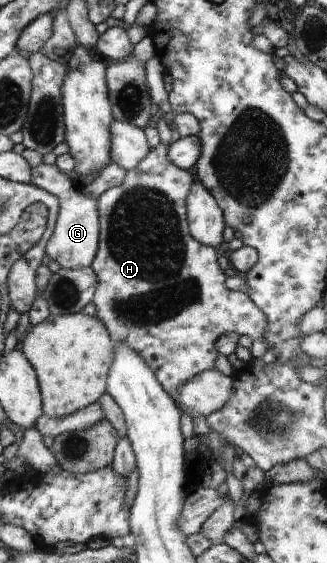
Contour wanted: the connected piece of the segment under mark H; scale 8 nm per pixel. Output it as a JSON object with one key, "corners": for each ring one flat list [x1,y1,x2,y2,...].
{"corners":[[159,144,153,148,135,168,127,170,122,184,107,190,97,200,97,208,99,208,99,243,95,260,91,264,91,269,97,274,97,290,94,294,93,304,97,308,97,318,103,322,105,329,108,331,111,340,127,344,131,350,135,350,151,368,151,372,155,374,159,384,163,386,163,390,171,396,173,401,177,400,177,388,183,386,187,380,191,380,193,376,201,374,201,372,215,369,215,360,217,360,218,352,215,344,218,339,227,332,235,332,240,336,255,336,255,344,253,346,254,357,261,358,267,349,267,344,263,340,265,330,267,330,267,316,249,299,245,292,234,292,228,290,225,286,226,276,221,270,218,263,219,254,213,248,200,244,191,236,186,214,186,199,189,195,189,188,195,181,193,173,181,168,175,167,173,162,167,160,167,148,165,144]]}

